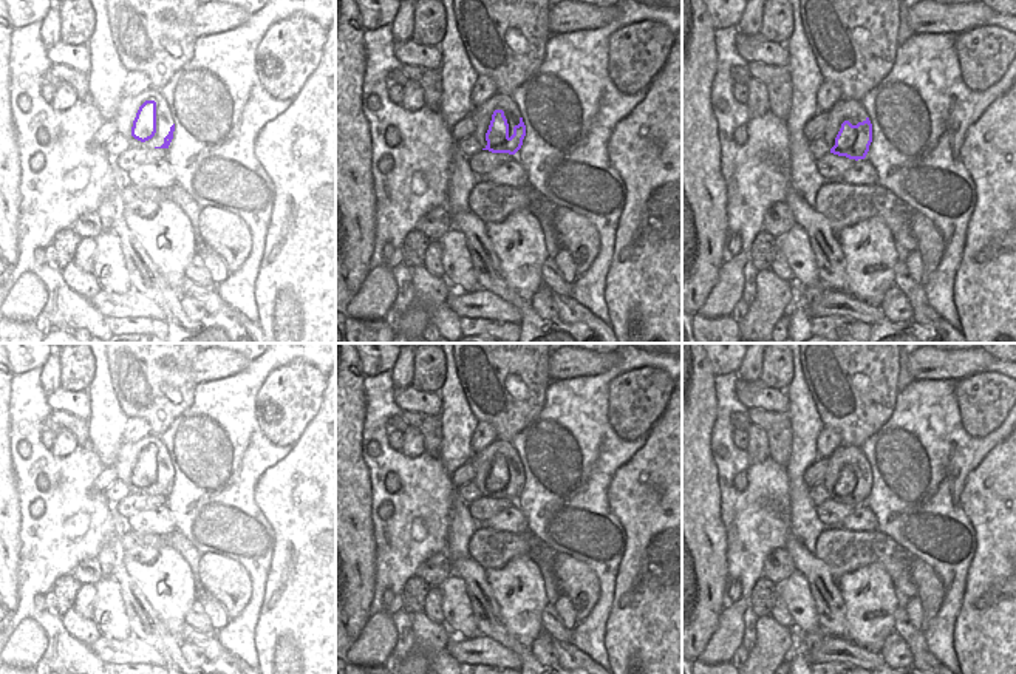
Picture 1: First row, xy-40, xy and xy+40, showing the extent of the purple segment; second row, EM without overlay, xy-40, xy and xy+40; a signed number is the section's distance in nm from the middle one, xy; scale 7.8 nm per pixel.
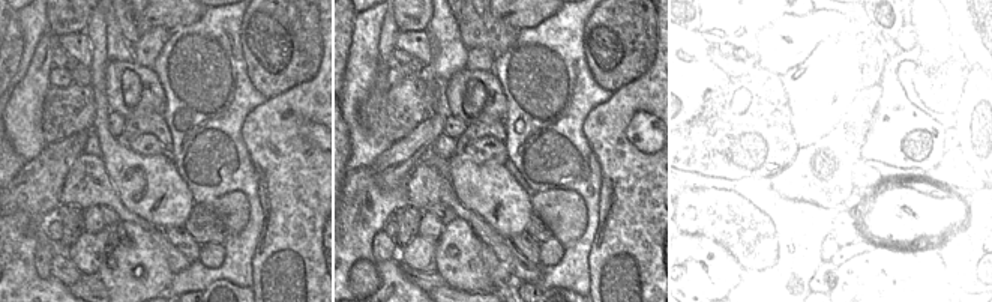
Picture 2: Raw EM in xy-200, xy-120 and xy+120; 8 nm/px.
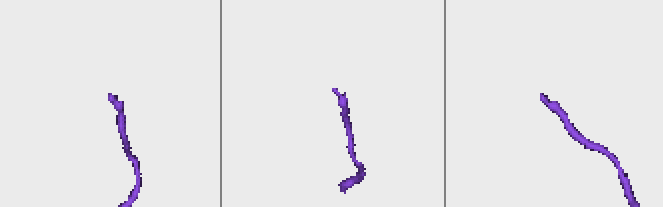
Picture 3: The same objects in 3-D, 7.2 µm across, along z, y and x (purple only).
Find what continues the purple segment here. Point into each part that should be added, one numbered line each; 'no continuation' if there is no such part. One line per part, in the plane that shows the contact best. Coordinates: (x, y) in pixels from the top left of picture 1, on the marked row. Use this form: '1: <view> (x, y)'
1: xy-40 (129, 107)

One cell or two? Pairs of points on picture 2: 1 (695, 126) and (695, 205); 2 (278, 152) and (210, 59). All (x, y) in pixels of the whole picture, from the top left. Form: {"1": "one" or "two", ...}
{"1": "one", "2": "two"}

